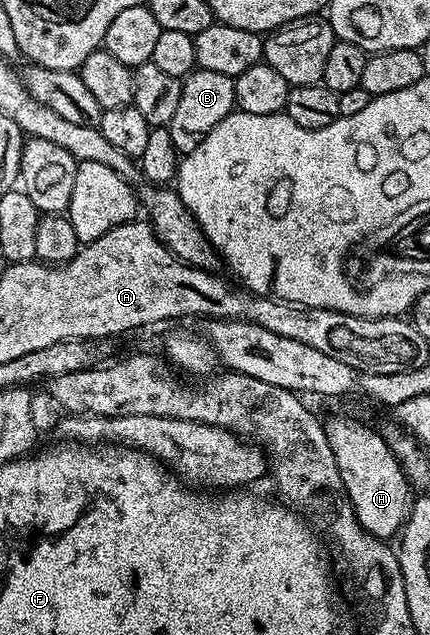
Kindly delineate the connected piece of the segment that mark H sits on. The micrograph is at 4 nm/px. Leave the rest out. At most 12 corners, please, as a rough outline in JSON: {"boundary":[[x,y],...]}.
{"boundary":[[323,422],[358,523],[395,538],[410,486],[383,432]]}

